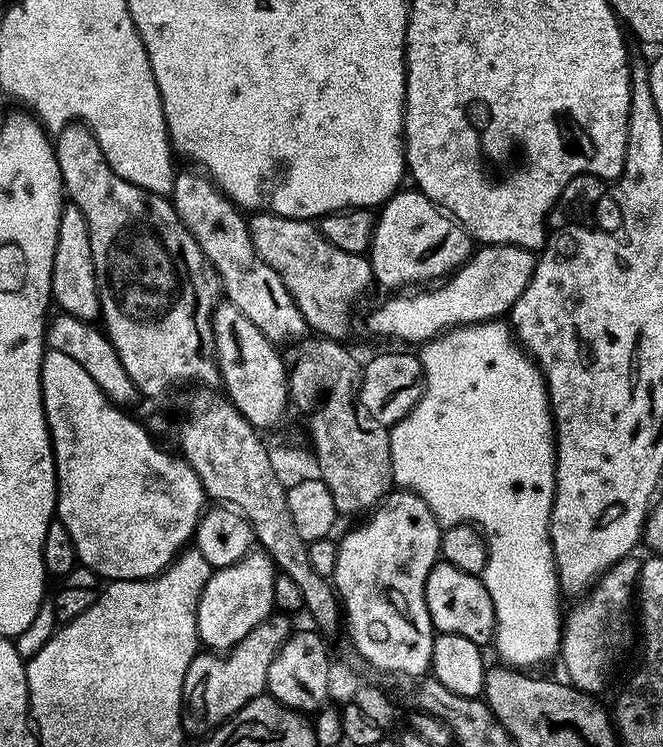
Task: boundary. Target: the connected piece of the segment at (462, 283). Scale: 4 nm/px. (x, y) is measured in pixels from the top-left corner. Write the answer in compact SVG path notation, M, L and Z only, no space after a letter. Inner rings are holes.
M513 244L477 247L462 267L456 269L439 286L429 287L432 288L429 292L416 292L413 296L389 295L392 296L389 300L382 301L369 314L368 328L392 340L405 340L408 343L405 345L420 346L449 328L458 328L461 324L480 324L483 320L503 317L511 313L518 298L522 298L536 269L537 259L533 249L519 248Z

